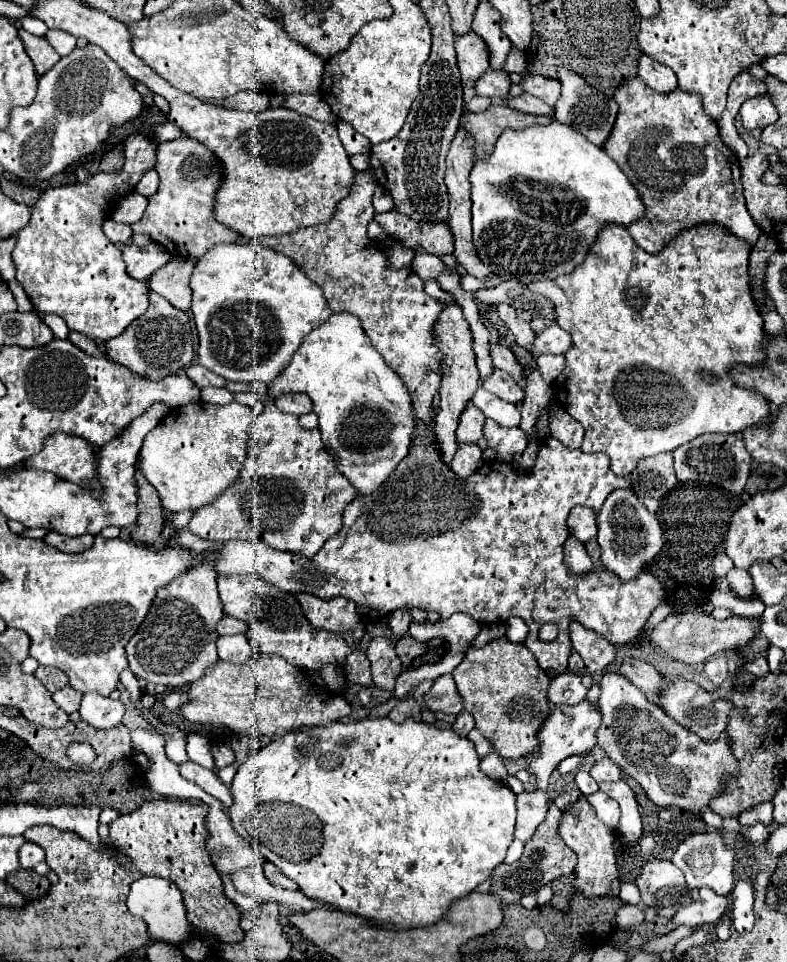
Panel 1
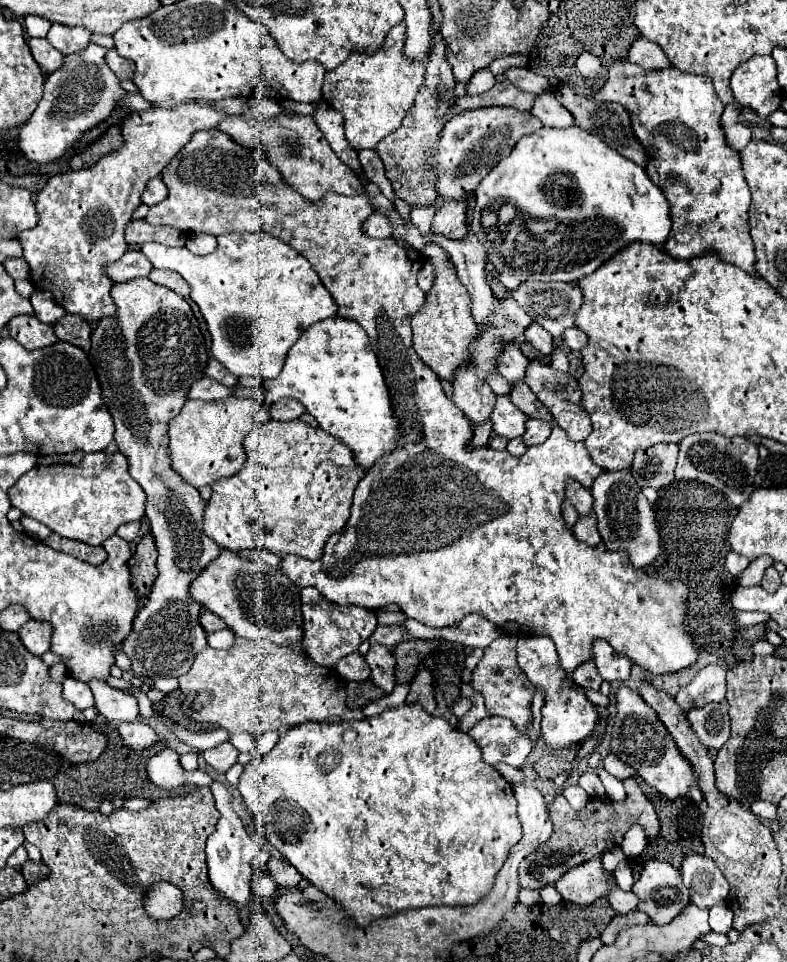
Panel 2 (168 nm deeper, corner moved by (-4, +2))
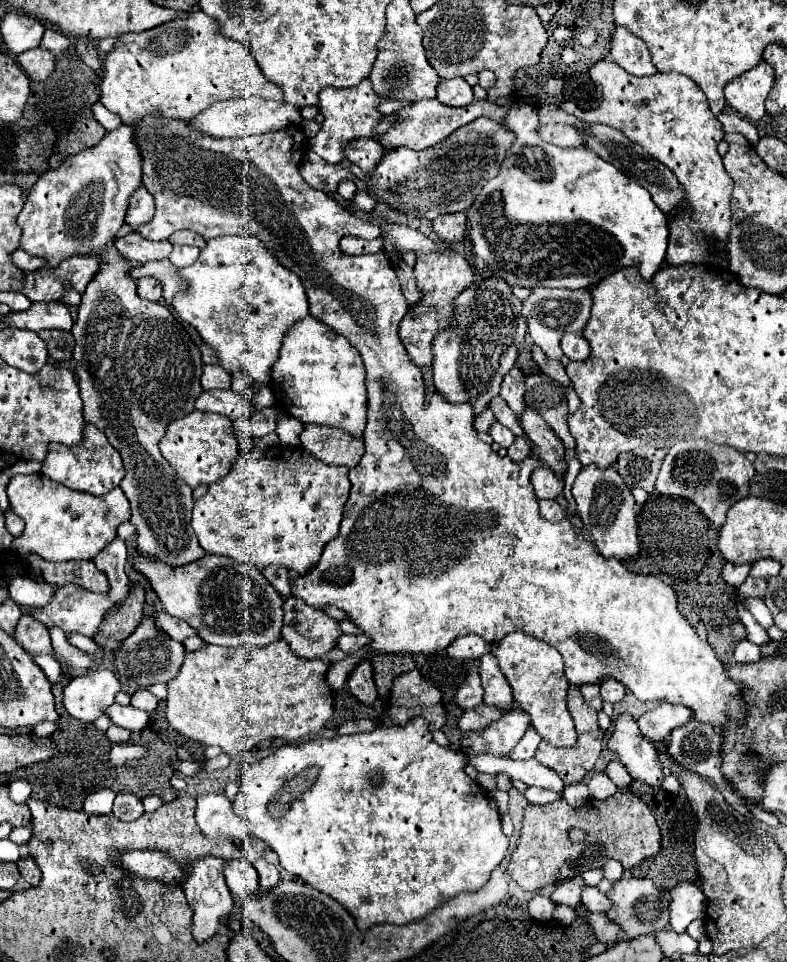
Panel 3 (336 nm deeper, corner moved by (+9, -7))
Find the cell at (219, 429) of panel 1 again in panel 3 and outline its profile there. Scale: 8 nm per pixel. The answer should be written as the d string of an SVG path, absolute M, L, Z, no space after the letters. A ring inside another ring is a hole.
M191 412L169 424L167 434L159 442L163 458L179 472L179 476L191 486L197 488L199 484L213 484L223 478L237 456L237 438L233 434L233 420L221 414L211 412Z

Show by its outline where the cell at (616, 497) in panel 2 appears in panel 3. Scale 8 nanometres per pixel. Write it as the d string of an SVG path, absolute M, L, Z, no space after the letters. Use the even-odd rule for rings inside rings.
M595 464L581 468L573 484L573 498L587 536L595 542L601 556L623 560L639 554L635 498L615 468L595 468Z

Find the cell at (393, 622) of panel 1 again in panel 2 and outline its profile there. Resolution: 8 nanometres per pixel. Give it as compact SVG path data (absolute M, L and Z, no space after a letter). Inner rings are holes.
M378 625L376 631L370 637L370 643L376 641L376 643L386 645L388 649L392 649L394 645L398 645L404 639L410 639L410 633L404 627L398 627L398 625Z

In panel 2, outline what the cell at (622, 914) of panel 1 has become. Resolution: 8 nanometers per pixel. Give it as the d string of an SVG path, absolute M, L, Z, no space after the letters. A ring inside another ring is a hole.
M614 887L614 889L610 891L608 901L610 901L612 909L614 909L616 913L622 913L622 915L638 909L638 899L636 899L636 895L634 895L634 893L626 893L626 891L618 889L618 887Z

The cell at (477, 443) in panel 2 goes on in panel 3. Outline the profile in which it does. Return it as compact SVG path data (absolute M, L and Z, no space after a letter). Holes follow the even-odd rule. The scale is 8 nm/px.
M485 408L483 414L479 414L479 416L475 418L475 430L477 430L477 432L487 432L493 422L495 422L493 412L491 412L489 408Z

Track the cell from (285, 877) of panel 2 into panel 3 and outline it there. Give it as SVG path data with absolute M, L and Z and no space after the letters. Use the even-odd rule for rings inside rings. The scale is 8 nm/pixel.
M259 858L255 862L255 868L257 868L257 874L259 874L259 890L261 892L271 890L279 882L279 870L271 862Z

